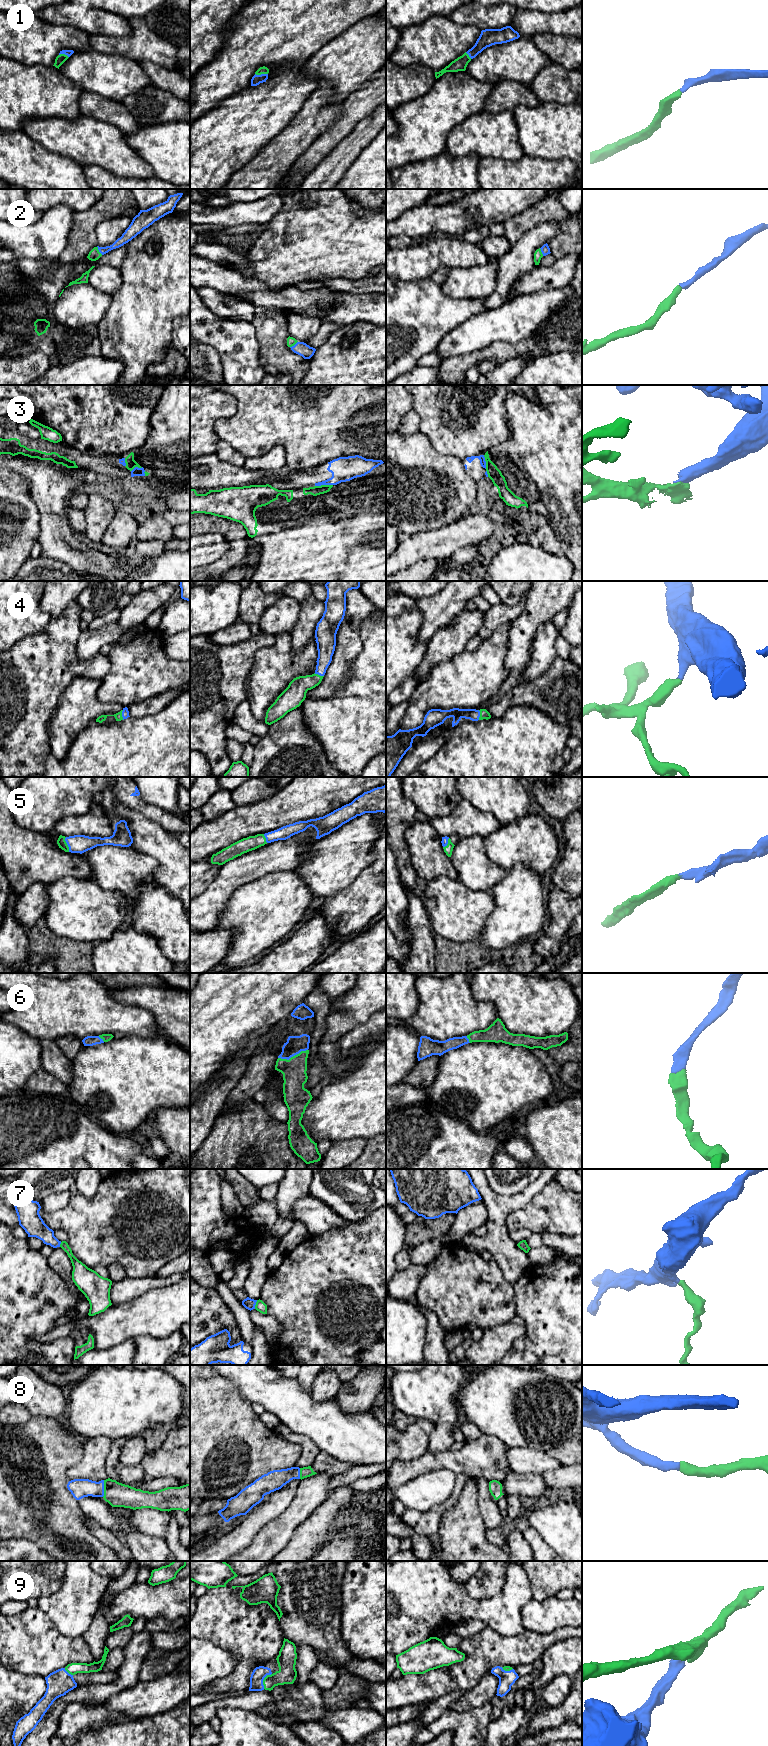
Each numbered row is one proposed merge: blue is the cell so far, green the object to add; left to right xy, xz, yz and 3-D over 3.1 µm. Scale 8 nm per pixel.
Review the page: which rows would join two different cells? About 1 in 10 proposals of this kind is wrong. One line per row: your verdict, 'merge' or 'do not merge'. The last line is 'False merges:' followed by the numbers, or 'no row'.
1: merge
2: merge
3: do not merge
4: merge
5: merge
6: merge
7: merge
8: merge
9: merge
False merges: 3

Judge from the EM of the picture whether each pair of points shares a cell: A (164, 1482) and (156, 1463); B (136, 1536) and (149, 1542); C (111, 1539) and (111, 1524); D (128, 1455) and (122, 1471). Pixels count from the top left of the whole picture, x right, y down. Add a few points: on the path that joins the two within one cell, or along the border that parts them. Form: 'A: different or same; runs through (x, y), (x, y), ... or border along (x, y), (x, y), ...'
A: different; border along (177, 1477), (156, 1477), (144, 1480)
B: same; runs through (139, 1539), (142, 1542), (146, 1542)
C: different; border along (91, 1518), (117, 1534)
D: different; border along (119, 1462), (125, 1465), (138, 1464)

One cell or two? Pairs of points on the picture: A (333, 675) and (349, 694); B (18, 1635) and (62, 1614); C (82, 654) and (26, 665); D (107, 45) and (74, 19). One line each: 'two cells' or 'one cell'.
A: two cells
B: two cells
C: two cells
D: two cells

